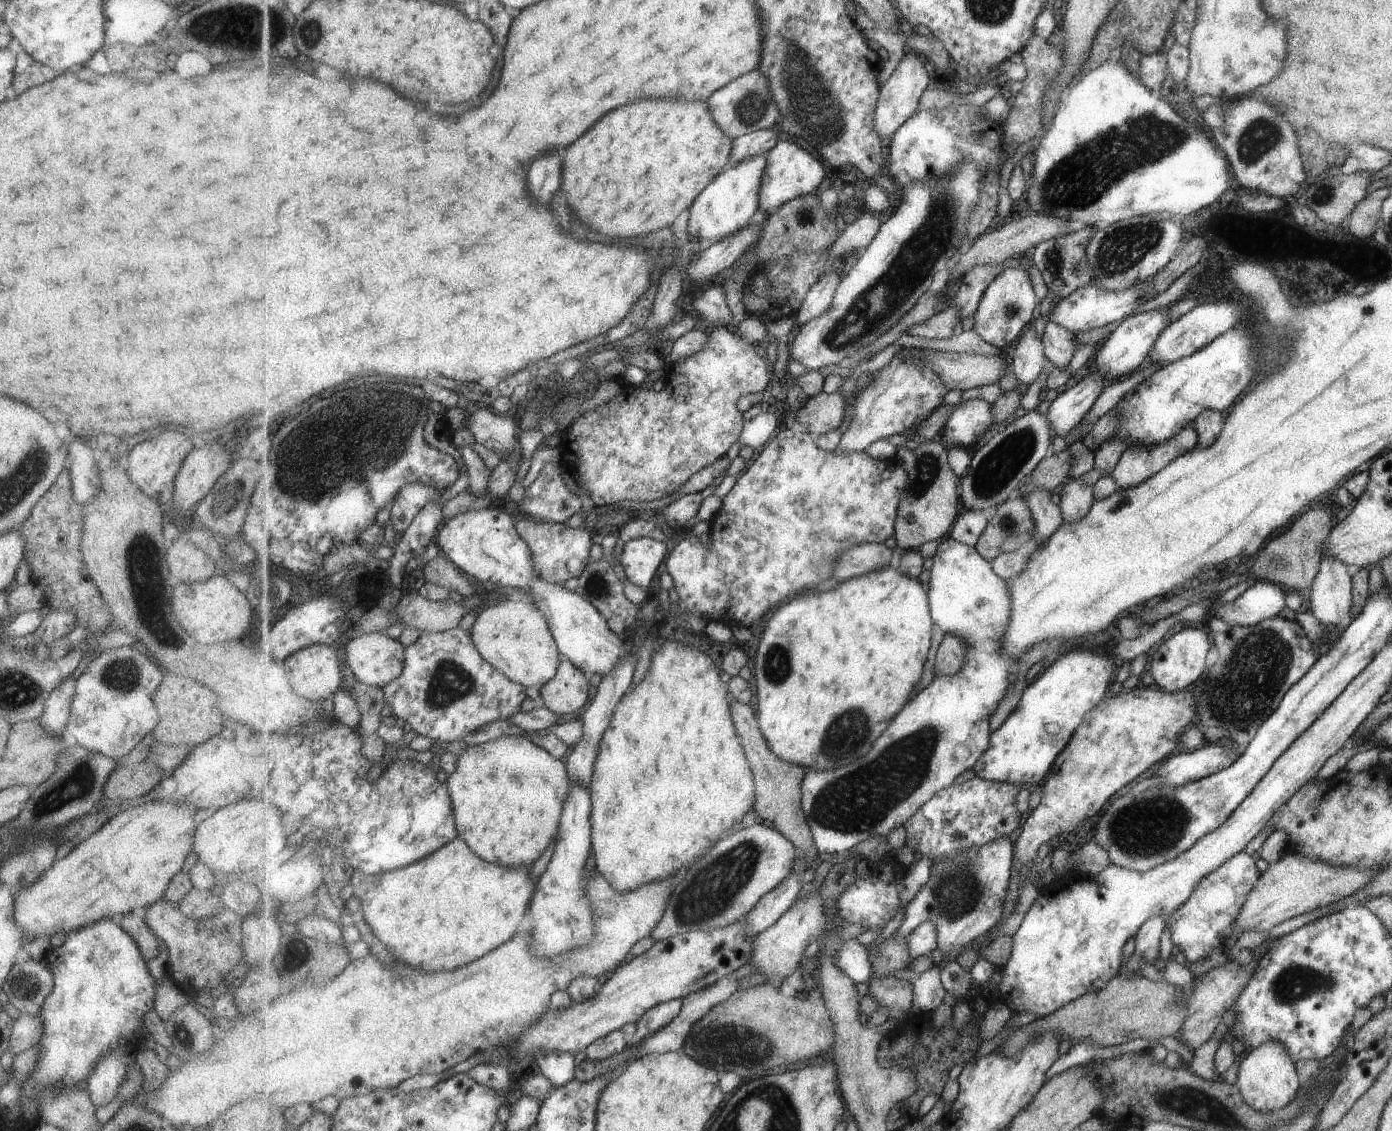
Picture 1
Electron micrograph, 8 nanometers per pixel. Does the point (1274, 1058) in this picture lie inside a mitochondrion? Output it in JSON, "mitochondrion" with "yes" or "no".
{"mitochondrion":"no"}

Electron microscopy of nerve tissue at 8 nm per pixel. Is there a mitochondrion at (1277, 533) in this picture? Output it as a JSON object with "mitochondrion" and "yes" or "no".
{"mitochondrion":"no"}

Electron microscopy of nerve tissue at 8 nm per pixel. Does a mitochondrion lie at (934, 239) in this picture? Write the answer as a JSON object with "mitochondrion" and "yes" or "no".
{"mitochondrion":"yes"}

